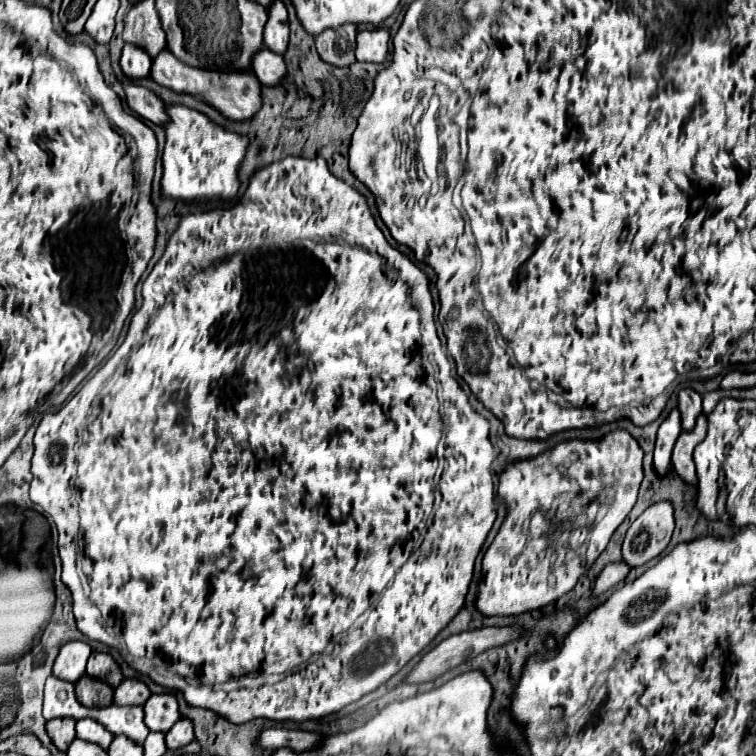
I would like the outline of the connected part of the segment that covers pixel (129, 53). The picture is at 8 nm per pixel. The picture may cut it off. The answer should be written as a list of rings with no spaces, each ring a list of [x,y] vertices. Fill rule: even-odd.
[[[126,43],[124,49],[122,49],[120,67],[122,67],[124,75],[130,77],[130,79],[148,79],[150,77],[152,59],[148,57],[148,53],[144,49]]]

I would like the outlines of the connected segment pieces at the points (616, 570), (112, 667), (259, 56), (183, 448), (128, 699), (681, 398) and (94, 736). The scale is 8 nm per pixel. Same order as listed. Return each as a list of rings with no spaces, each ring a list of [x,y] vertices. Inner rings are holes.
[[[618,561],[618,563],[610,563],[602,569],[602,573],[598,575],[598,581],[594,583],[594,595],[600,595],[602,591],[608,591],[612,587],[616,587],[620,581],[626,579],[630,571],[630,565],[624,563],[624,561]]]
[[[94,651],[88,659],[88,667],[86,667],[86,673],[94,679],[102,679],[106,681],[110,687],[116,687],[124,677],[122,677],[122,671],[120,667],[116,665],[116,661],[112,659],[112,655],[108,653],[98,653]]]
[[[262,49],[254,55],[254,73],[262,85],[274,85],[284,79],[286,63],[284,57],[278,53],[272,53],[268,49]]]
[[[288,157],[282,159],[280,163],[272,163],[272,167],[264,167],[264,171],[256,171],[256,175],[252,175],[248,189],[244,191],[244,195],[232,205],[232,207],[224,207],[224,209],[212,209],[206,213],[198,213],[198,215],[188,215],[180,221],[178,229],[172,233],[172,237],[168,239],[166,251],[160,257],[160,261],[154,265],[154,269],[150,271],[150,275],[144,281],[142,287],[142,307],[134,313],[136,317],[130,323],[128,329],[128,337],[126,343],[122,343],[122,347],[106,361],[106,365],[90,379],[84,383],[84,387],[70,399],[64,403],[64,407],[54,415],[48,413],[42,417],[36,435],[34,435],[34,457],[32,457],[32,483],[30,483],[30,499],[34,505],[44,507],[44,511],[48,511],[54,519],[54,523],[62,523],[56,525],[58,529],[58,549],[60,549],[60,559],[62,559],[62,581],[64,585],[70,589],[72,593],[72,601],[74,601],[74,617],[78,621],[78,629],[94,639],[100,641],[104,645],[118,650],[122,658],[127,664],[139,672],[140,674],[150,675],[150,679],[162,687],[172,687],[184,693],[184,699],[188,705],[192,707],[202,707],[202,709],[210,709],[216,711],[220,717],[228,719],[230,723],[248,723],[252,719],[272,719],[272,721],[308,721],[308,719],[320,719],[328,713],[334,713],[354,701],[358,701],[360,697],[364,697],[366,693],[376,691],[380,685],[384,685],[390,677],[394,677],[412,657],[416,657],[452,619],[454,615],[462,609],[466,593],[468,593],[468,585],[472,581],[472,573],[474,573],[474,563],[476,557],[480,553],[480,549],[486,543],[486,537],[496,521],[498,515],[498,507],[496,507],[496,497],[494,497],[494,483],[492,483],[492,461],[494,461],[494,449],[492,443],[488,439],[488,421],[478,415],[470,403],[468,403],[468,396],[463,389],[460,389],[458,381],[454,377],[450,377],[450,363],[446,359],[446,353],[442,349],[442,343],[437,335],[434,318],[434,301],[431,294],[431,281],[424,271],[420,271],[406,255],[398,253],[394,247],[388,245],[386,237],[382,235],[382,231],[378,229],[366,199],[352,189],[350,185],[346,185],[344,181],[336,179],[330,171],[328,165],[322,157],[316,159],[304,159],[304,157]],[[446,433],[446,463],[444,463],[444,471],[440,477],[440,493],[442,493],[442,503],[438,507],[438,511],[434,511],[434,491],[436,491],[436,469],[438,469],[438,457],[436,457],[436,447],[440,441],[440,435]],[[368,611],[366,621],[362,623],[362,627],[354,629],[356,619]],[[328,651],[332,651],[334,655],[326,657],[324,663],[320,661],[318,667],[310,665],[306,675],[302,677],[302,681],[298,681],[292,689],[284,687],[284,695],[276,695],[276,691],[272,691],[274,685],[262,685],[254,691],[250,689],[234,689],[234,691],[220,691],[214,685],[226,683],[226,681],[236,681],[240,677],[256,677],[256,675],[274,675],[274,673],[284,673],[290,671],[298,665],[302,665],[304,661],[308,661],[312,655],[326,655]]]
[[[124,679],[114,689],[114,703],[116,705],[144,705],[150,697],[150,689],[138,679]]]
[[[682,389],[678,395],[678,411],[682,415],[682,431],[692,431],[696,417],[702,413],[702,397],[692,389]]]
[[[80,719],[76,723],[76,737],[78,739],[84,739],[88,743],[96,743],[96,745],[100,745],[104,749],[108,749],[108,745],[114,739],[114,735],[108,733],[106,727],[102,727],[100,723],[96,723],[92,719]]]

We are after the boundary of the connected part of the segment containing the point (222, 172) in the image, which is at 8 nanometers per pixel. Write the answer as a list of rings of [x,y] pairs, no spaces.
[[[172,105],[168,107],[170,123],[166,129],[166,147],[162,155],[164,175],[162,193],[174,199],[202,199],[202,197],[224,197],[232,199],[238,193],[238,167],[246,155],[248,139],[236,133],[226,133],[222,127],[206,119],[202,113]]]

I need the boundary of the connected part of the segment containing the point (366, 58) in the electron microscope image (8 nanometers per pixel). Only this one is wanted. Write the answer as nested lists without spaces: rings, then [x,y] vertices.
[[[364,29],[358,31],[356,59],[360,63],[384,63],[388,55],[390,35],[386,29]]]

